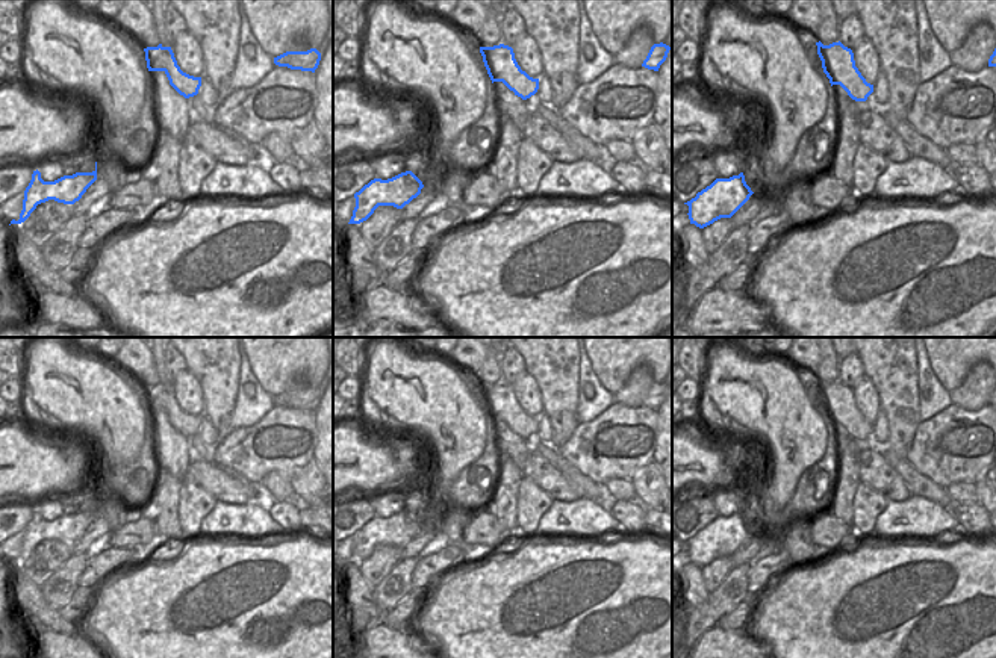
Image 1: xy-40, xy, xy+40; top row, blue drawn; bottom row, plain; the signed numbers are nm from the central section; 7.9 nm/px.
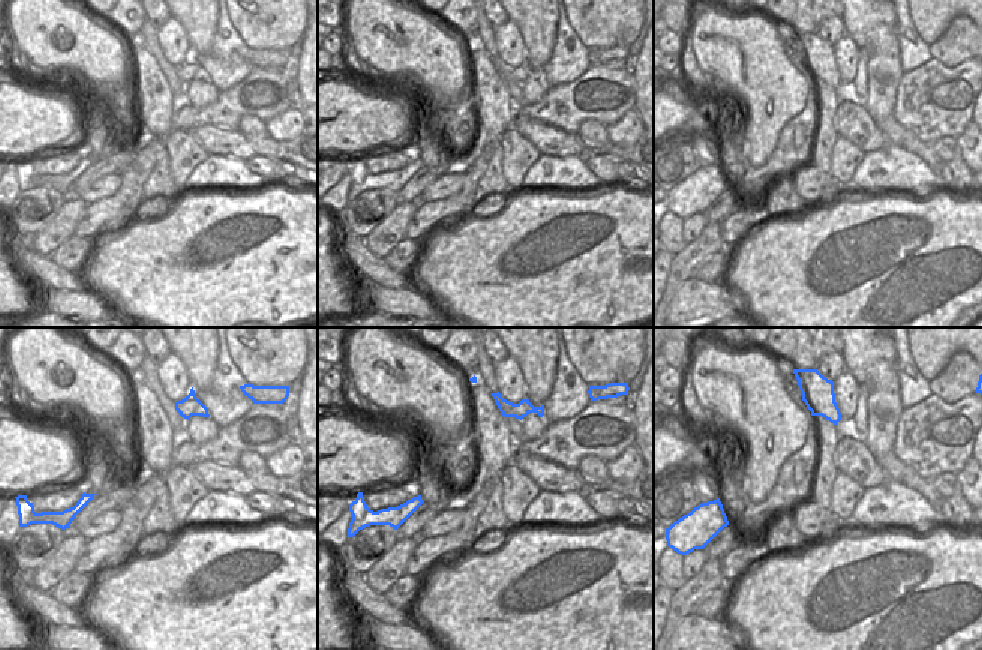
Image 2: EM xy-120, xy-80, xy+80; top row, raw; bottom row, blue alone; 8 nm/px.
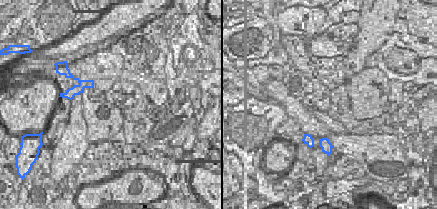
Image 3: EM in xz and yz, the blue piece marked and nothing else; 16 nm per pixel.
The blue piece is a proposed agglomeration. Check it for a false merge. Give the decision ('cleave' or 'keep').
cleave

